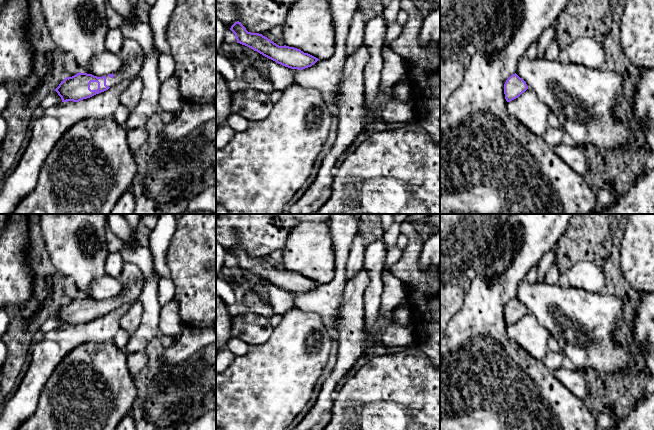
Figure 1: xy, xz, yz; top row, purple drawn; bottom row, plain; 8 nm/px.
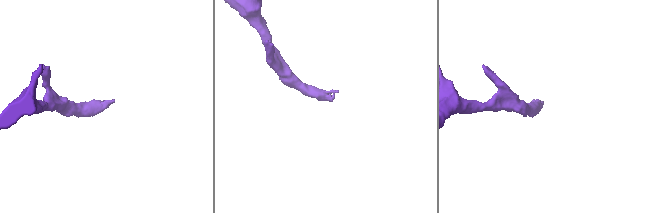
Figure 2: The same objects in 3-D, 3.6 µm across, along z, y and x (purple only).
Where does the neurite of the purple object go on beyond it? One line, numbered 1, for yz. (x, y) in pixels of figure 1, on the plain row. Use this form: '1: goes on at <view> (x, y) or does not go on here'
1: does not go on here

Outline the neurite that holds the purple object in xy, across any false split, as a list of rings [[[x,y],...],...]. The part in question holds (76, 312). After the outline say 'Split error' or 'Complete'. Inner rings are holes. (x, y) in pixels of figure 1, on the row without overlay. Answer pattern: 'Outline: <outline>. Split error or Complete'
Outline: [[[126,262],[119,279],[123,289],[113,298],[97,301],[79,296],[72,301],[66,301],[54,315],[61,321],[62,326],[79,326],[104,316],[125,304],[138,302],[145,284],[142,271],[135,264]]]. Split error

